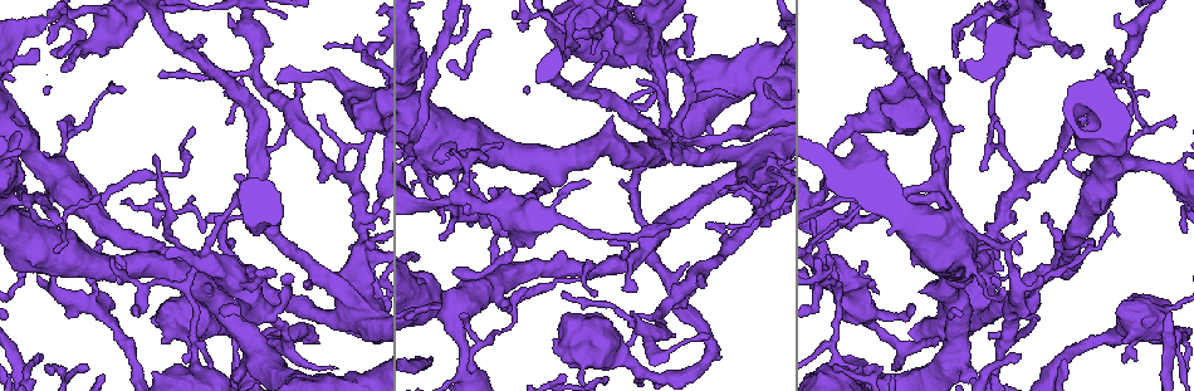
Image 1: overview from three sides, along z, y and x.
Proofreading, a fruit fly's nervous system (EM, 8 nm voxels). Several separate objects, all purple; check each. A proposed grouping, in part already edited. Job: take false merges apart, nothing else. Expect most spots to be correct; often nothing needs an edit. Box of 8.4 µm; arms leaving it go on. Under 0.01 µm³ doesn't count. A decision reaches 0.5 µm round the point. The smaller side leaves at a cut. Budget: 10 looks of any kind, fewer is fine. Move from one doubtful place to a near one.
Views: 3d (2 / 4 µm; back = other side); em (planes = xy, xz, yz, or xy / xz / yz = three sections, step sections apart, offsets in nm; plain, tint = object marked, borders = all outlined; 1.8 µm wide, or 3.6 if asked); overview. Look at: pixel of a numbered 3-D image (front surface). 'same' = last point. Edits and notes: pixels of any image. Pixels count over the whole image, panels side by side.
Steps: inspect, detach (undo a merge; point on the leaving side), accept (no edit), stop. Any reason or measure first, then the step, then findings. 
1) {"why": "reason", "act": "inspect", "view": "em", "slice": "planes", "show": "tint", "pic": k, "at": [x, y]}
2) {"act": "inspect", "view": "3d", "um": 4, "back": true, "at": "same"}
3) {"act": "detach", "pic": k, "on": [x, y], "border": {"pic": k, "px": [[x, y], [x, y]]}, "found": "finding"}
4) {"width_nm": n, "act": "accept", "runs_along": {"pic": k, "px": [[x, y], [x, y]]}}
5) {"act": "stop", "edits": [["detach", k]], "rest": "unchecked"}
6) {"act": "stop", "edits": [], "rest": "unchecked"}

{"why": "thin arm on a thick one", "act": "inspect", "view": "em", "um": 3.6, "slice": "yz", "step": 8, "show": "tint", "pic": 1, "at": [57, 166]}

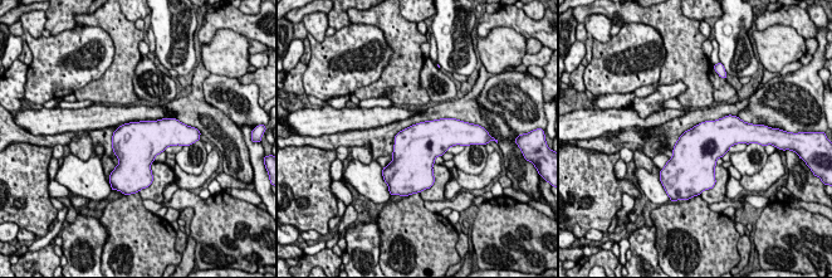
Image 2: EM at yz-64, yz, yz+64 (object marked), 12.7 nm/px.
{"why": "cut it another way", "act": "inspect", "view": "em", "um": 3.6, "slice": "planes", "show": "tint", "at": "same"}

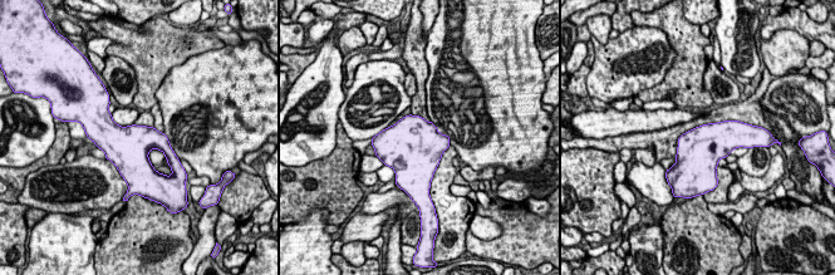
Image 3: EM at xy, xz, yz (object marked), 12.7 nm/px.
{"act": "accept", "found": "all the same neuron"}

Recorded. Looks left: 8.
{"act": "inspect", "view": "em", "um": 3.6, "slice": "planes", "show": "tint", "pic": 1, "at": [971, 270]}

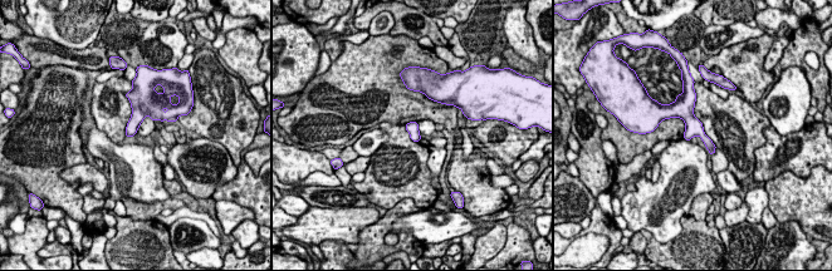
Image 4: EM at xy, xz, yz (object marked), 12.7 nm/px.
{"act": "accept", "runs_along": {"pic": 4, "px": [[686, 95], [686, 114], [711, 149]]}, "found": "all the same neuron"}

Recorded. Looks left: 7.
{"why": "three-way junction", "act": "inspect", "view": "em", "slice": "xy", "step": 8, "show": "tint", "pic": 1, "at": [833, 346]}

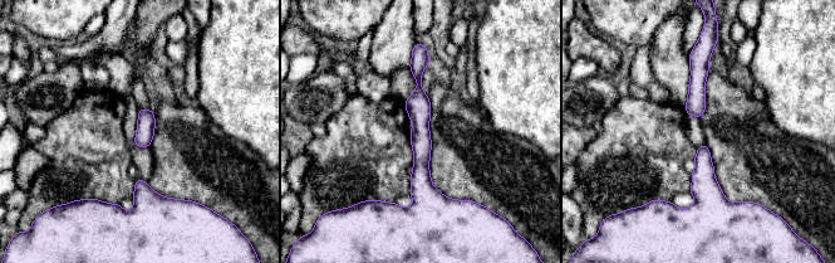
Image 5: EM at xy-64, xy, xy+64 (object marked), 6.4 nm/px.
{"act": "inspect", "view": "em", "slice": "planes", "show": "tint", "at": "same"}

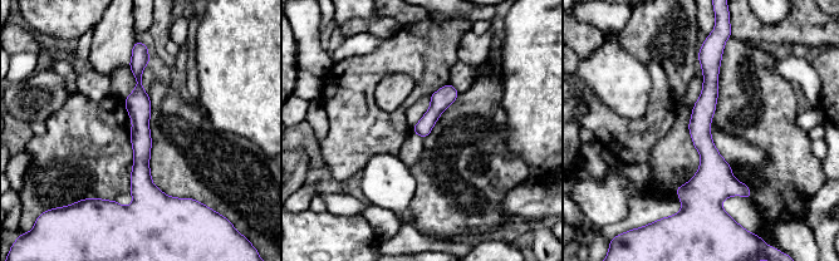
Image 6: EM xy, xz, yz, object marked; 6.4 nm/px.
{"act": "accept", "found": "continuous, no second neuron"}

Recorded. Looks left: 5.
{"why": "sharp bend", "act": "inspect", "view": "em", "slice": "xz", "step": 16, "show": "tint", "pic": 1, "at": [669, 65]}

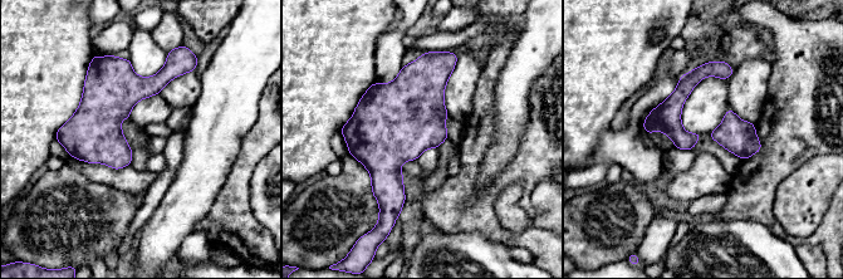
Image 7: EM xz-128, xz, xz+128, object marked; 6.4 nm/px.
{"act": "inspect", "view": "em", "slice": "planes", "show": "tint", "at": "same"}

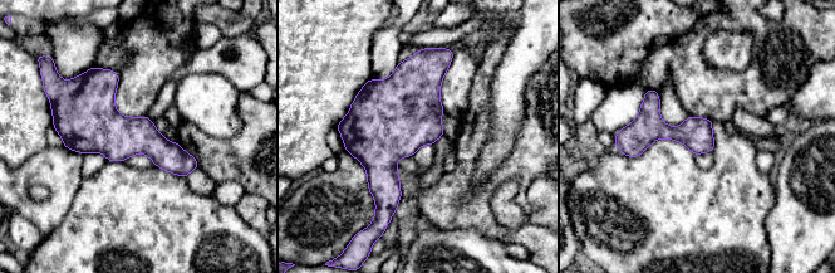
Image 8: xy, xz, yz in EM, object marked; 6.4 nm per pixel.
{"width_nm": 200, "act": "accept", "runs_along": {"pic": 8, "px": [[624, 141], [673, 132], [711, 144]]}, "found": "all the same neuron"}

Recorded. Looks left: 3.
{"act": "stop", "edits": [], "rest": "unchecked"}

